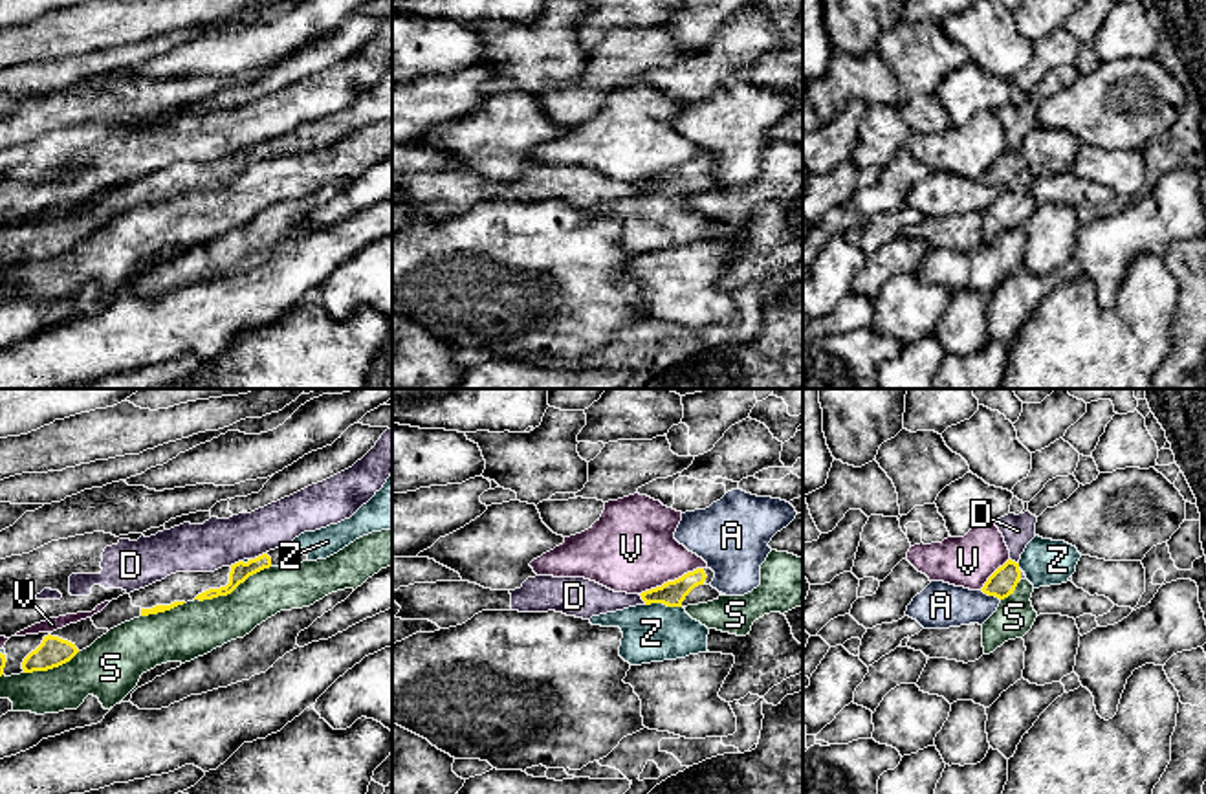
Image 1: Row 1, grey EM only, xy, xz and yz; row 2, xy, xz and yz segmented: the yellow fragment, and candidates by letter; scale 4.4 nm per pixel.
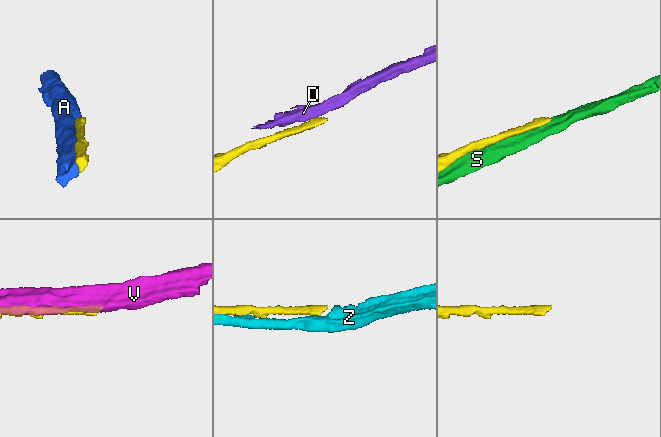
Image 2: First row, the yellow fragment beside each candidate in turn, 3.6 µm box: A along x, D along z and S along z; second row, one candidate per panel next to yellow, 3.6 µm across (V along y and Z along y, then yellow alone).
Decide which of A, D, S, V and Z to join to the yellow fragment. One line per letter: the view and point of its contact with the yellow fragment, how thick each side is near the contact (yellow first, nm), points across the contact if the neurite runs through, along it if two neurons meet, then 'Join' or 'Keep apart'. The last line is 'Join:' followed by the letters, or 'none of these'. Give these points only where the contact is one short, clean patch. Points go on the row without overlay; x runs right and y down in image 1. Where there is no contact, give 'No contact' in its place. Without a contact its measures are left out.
A: Touches yellow at yz (990, 184). Thickness 120 nm (yellow) against 200 nm. Keep apart
D: Touches yellow at xy (259, 145). Thickness 90 nm (yellow) against 220 nm. Boundary: xy (264, 142), (250, 149). Keep apart
S: Touches yellow at xy (231, 180). Thickness 90 nm (yellow) against 240 nm. Keep apart
V: Touches yellow at xz (671, 171). Thickness 110 nm (yellow) against 380 nm. Keep apart
Z: Touches yellow at xz (664, 193). Thickness 110 nm (yellow) against 260 nm. Join
Join: Z

